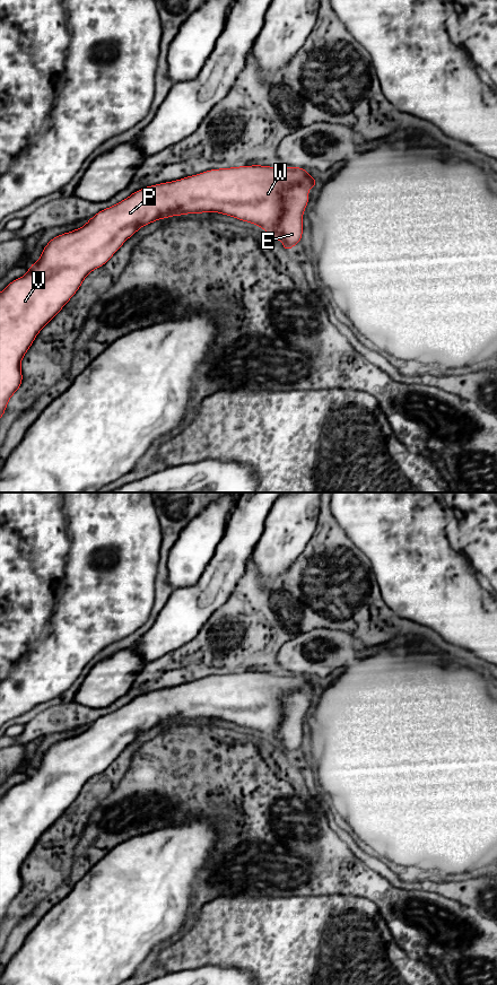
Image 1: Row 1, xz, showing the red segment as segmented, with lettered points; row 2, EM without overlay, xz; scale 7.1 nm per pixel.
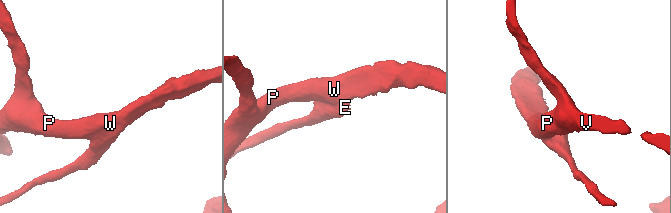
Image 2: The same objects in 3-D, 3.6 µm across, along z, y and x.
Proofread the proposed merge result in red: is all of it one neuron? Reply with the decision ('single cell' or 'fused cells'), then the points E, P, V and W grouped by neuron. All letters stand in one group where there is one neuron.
fused cells; E / P V W

